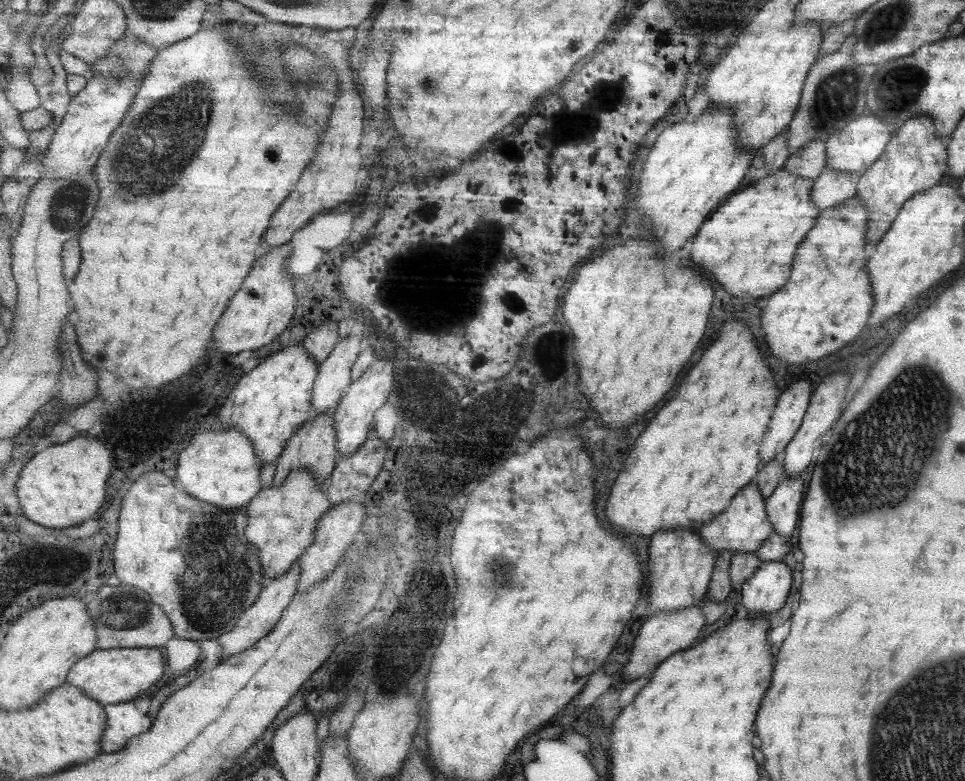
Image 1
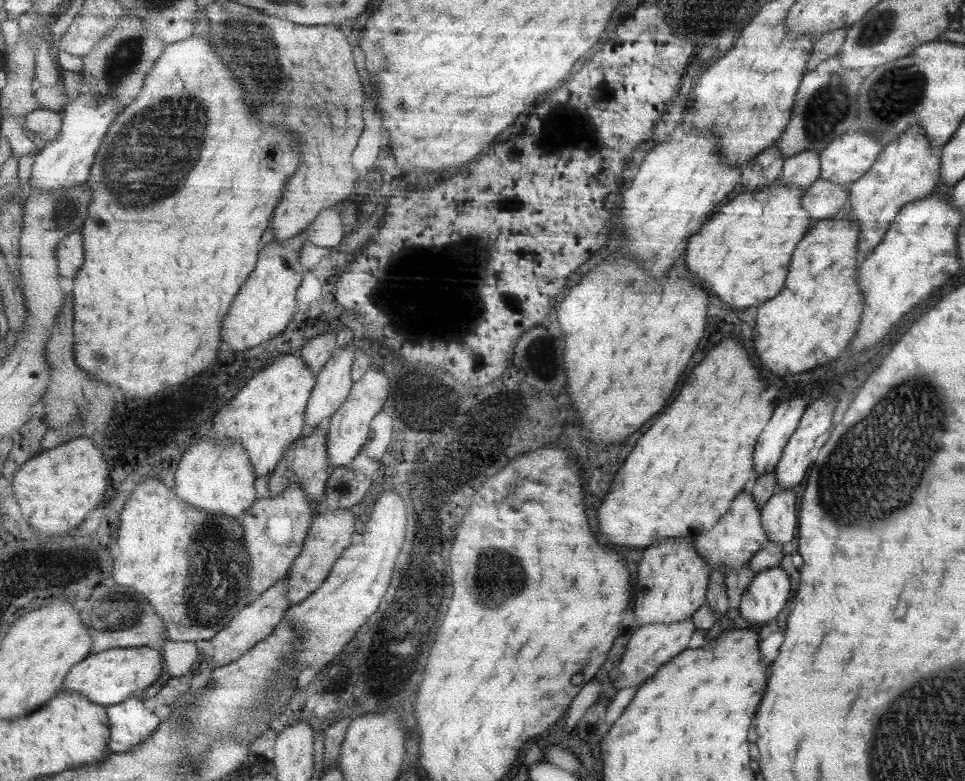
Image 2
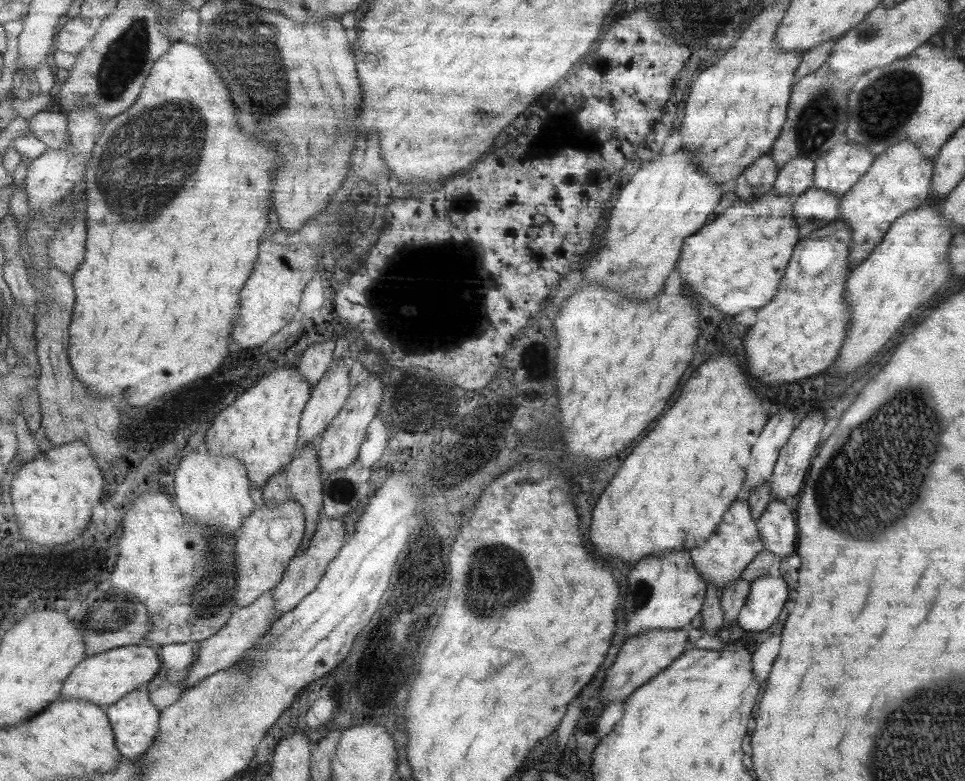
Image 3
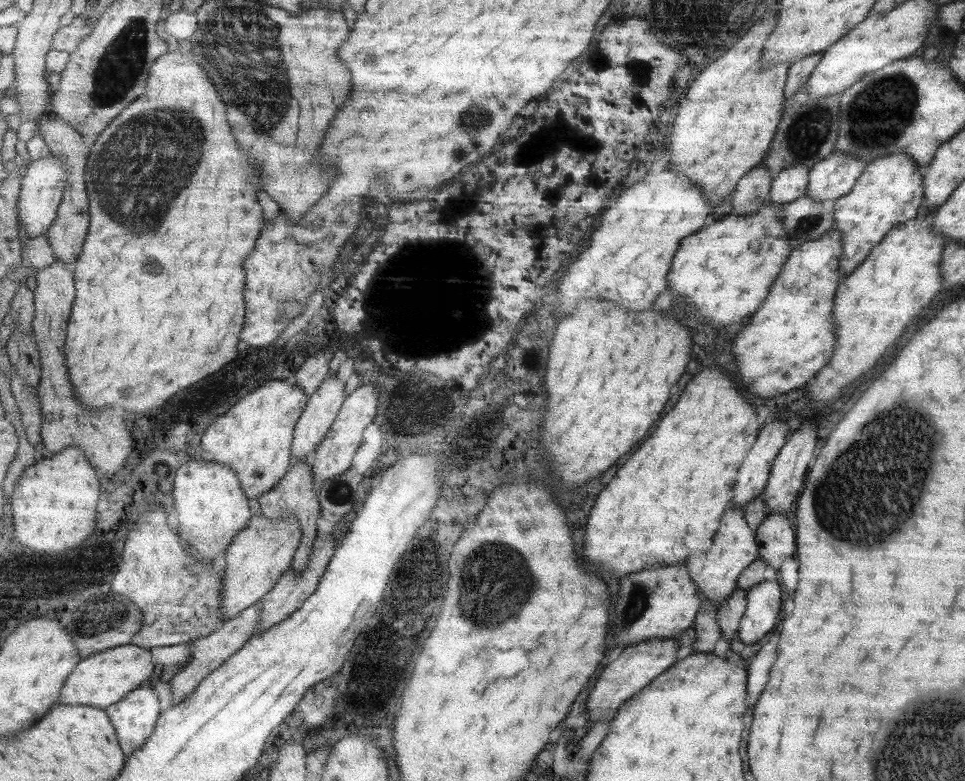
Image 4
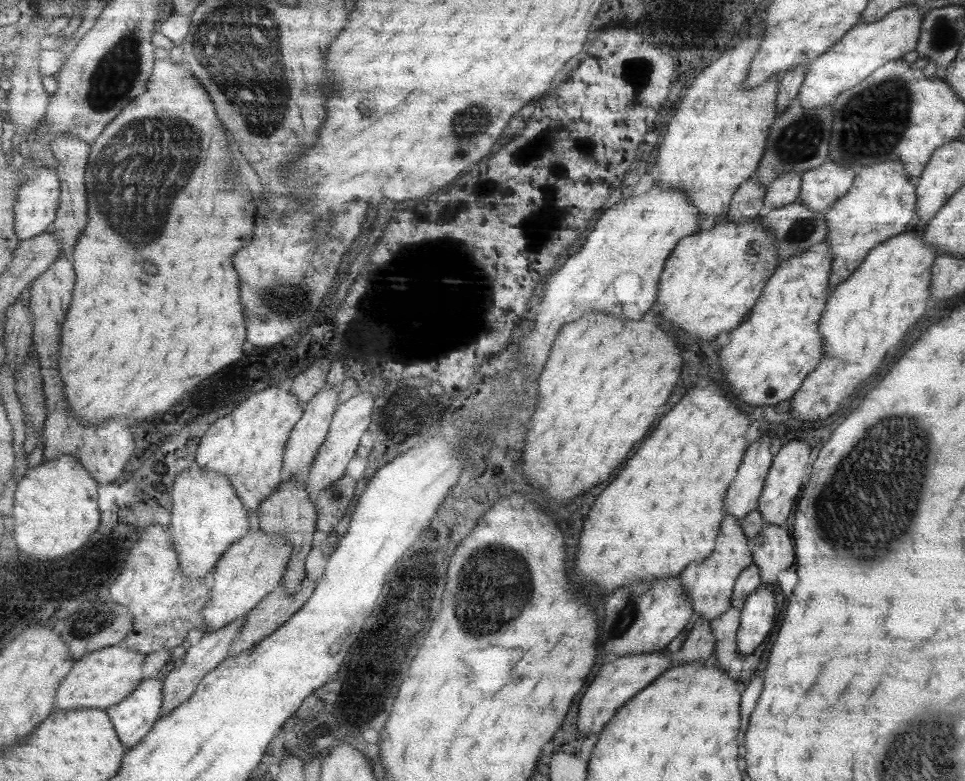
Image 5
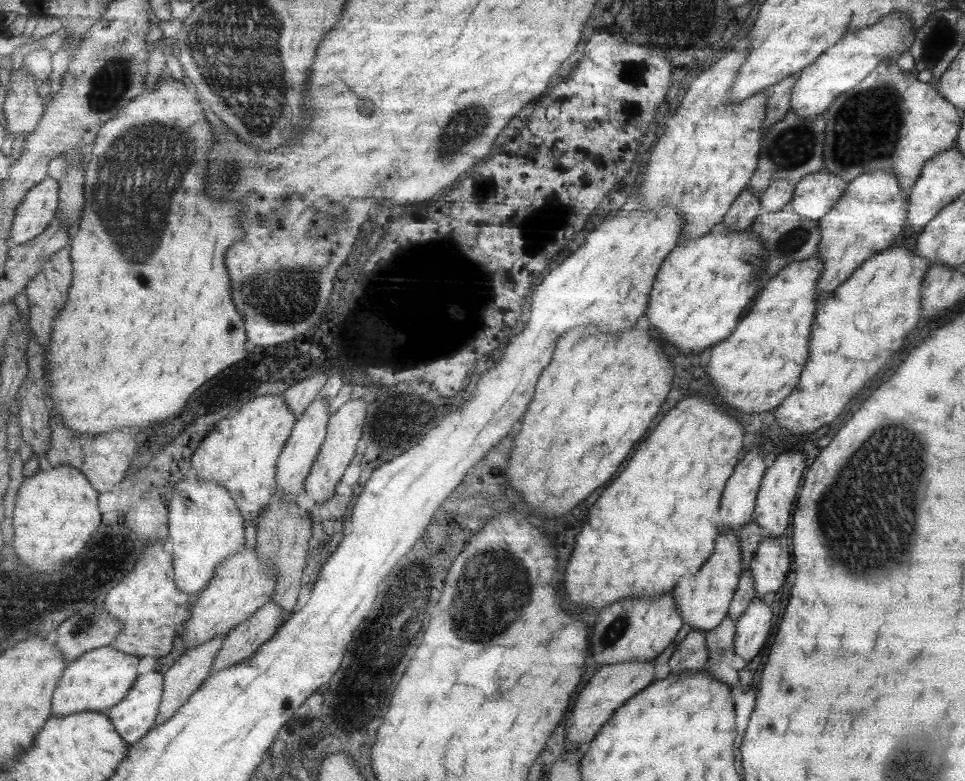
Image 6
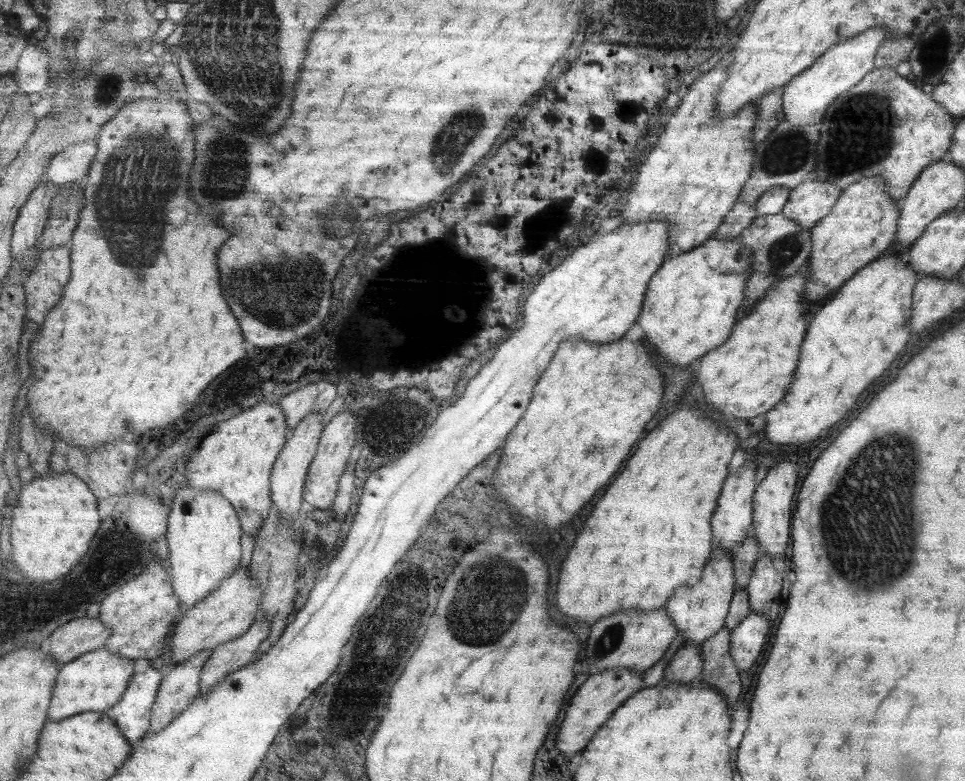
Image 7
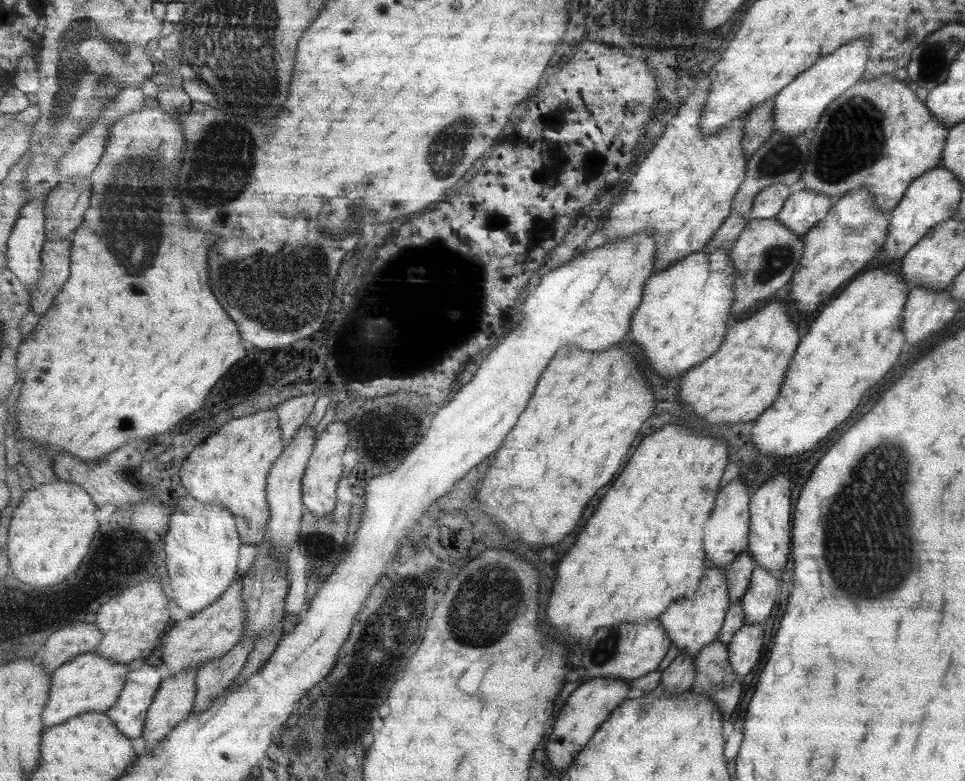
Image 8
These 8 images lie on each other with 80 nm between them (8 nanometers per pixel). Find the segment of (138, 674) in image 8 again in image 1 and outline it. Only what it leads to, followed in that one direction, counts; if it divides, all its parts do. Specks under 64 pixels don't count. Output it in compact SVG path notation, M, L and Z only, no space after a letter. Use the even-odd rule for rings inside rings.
M133 701L110 704L105 710L108 714L108 725L101 740L105 753L123 750L133 737L147 732L155 722L155 719L139 712Z

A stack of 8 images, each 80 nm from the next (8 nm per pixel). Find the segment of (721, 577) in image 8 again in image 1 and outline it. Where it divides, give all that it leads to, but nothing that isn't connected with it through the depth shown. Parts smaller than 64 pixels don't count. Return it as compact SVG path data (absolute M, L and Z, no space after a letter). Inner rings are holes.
M745 485L743 489L729 501L727 508L716 514L711 521L705 523L697 530L702 541L714 550L714 554L721 554L724 550L732 554L754 552L762 543L771 536L772 523L769 522L768 513L765 510L765 499L760 494L757 485Z

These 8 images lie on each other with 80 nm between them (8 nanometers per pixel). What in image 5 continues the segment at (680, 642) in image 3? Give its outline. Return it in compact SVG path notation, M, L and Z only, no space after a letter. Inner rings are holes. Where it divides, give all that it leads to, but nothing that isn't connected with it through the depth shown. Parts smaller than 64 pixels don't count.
M663 649L652 653L641 653L619 657L611 664L605 664L597 680L591 684L589 694L581 702L581 710L577 720L577 730L584 734L585 738L590 734L603 732L604 728L616 716L616 712L625 706L632 698L635 698L642 690L645 690L653 681L656 681L665 671L675 664L675 658Z

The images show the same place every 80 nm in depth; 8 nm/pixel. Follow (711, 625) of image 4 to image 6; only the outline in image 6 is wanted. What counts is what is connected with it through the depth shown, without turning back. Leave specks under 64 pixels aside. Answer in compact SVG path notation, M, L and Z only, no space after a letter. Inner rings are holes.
M691 629L675 647L667 663L667 673L701 671L708 662L708 650L702 630Z

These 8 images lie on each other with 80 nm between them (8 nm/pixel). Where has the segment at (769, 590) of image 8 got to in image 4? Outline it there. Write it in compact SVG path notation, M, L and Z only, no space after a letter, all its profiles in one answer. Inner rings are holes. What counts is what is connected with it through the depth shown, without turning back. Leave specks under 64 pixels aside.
M772 513L754 528L757 538L758 556L771 570L778 571L780 564L795 554L795 534L785 517L785 513Z

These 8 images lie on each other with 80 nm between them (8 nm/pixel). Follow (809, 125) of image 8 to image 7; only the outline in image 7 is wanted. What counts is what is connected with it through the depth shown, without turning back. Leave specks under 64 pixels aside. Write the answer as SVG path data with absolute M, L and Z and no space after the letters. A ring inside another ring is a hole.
M883 28L865 30L865 34L857 34L857 38L847 38L845 42L833 46L833 50L826 50L823 56L816 58L816 62L805 69L805 74L797 74L789 81L789 86L784 86L783 121L787 121L791 126L819 124L825 110L840 96L840 93L847 93L875 67L876 50L883 44L883 40L885 40Z

